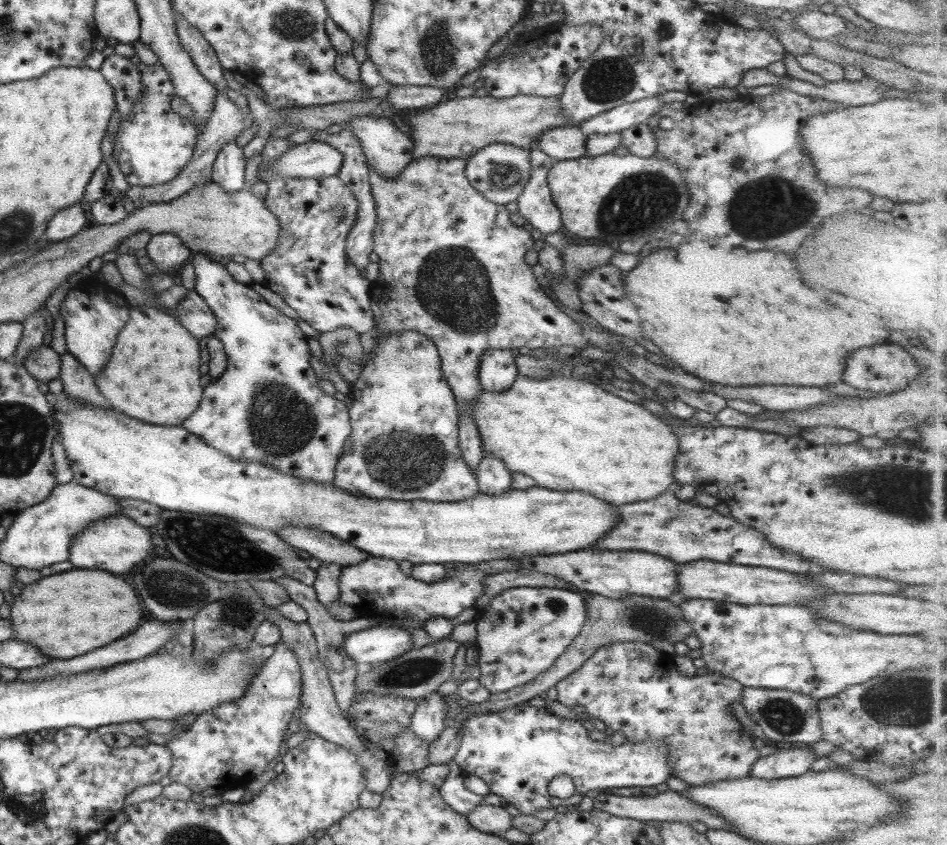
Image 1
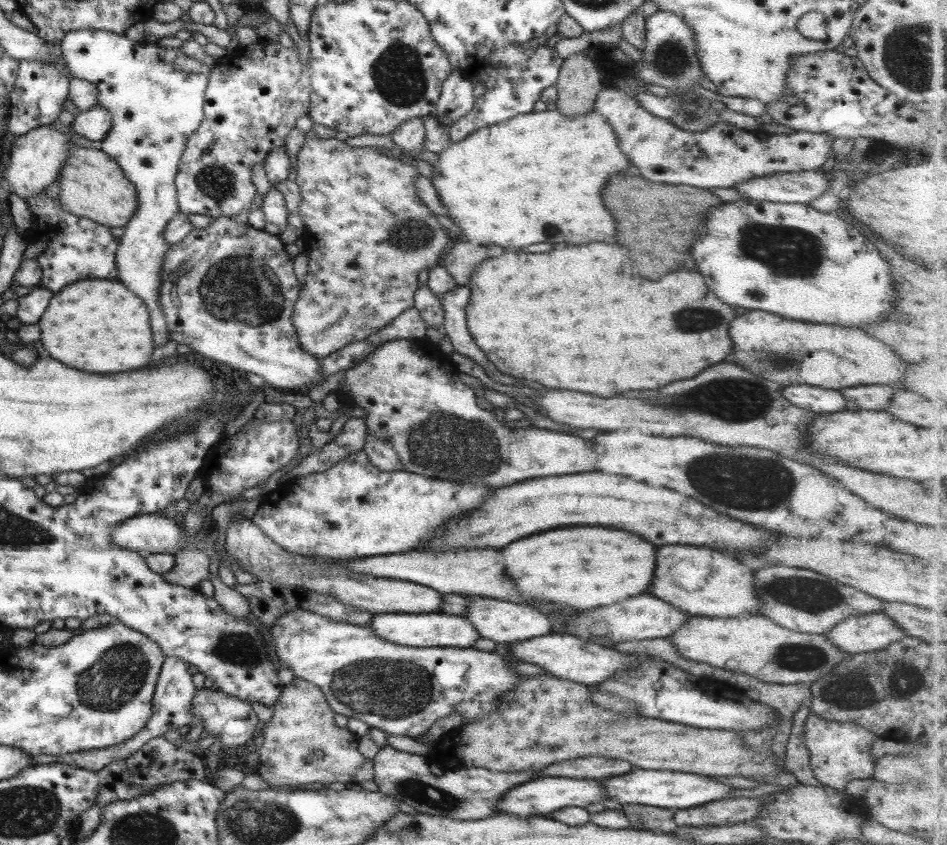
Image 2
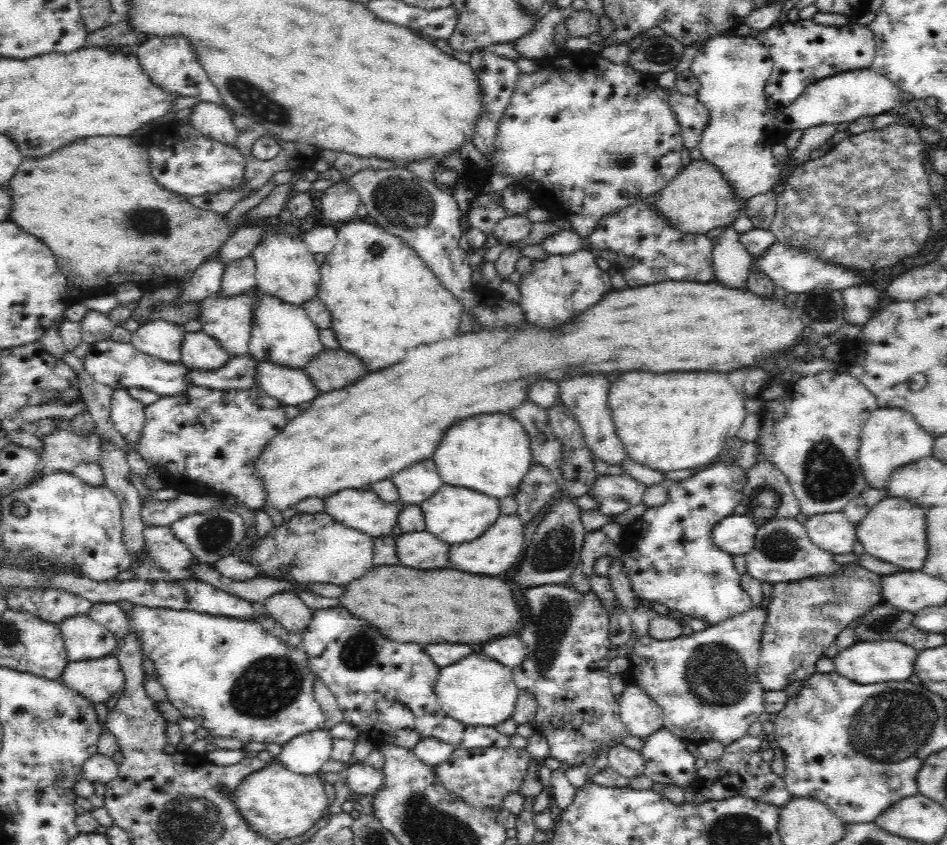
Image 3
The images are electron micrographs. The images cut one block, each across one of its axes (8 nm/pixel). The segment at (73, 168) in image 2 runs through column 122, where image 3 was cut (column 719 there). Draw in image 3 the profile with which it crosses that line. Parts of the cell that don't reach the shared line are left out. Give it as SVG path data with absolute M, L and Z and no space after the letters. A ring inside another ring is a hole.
M704 160L690 161L646 205L662 215L678 231L701 235L726 222L734 222L744 213L745 207L744 201L736 199L730 183L722 179L720 171Z

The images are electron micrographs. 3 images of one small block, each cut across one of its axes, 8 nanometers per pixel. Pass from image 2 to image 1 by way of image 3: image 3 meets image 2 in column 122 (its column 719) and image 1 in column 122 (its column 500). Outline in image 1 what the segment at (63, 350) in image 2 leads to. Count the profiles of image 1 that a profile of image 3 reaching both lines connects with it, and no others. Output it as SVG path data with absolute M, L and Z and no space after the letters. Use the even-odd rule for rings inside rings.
M133 306L117 336L109 364L94 375L94 383L113 410L117 408L124 415L147 424L179 426L201 400L203 388L197 372L201 345L202 341L185 332L175 316L153 306Z

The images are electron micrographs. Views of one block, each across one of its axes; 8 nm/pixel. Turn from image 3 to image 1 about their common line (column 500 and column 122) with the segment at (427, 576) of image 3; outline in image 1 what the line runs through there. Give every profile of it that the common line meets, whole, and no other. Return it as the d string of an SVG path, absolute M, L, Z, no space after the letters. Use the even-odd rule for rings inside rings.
M69 570L45 576L23 586L9 604L11 638L35 646L49 658L71 658L101 648L103 644L129 634L139 620L135 596L129 586L113 574L99 570Z

